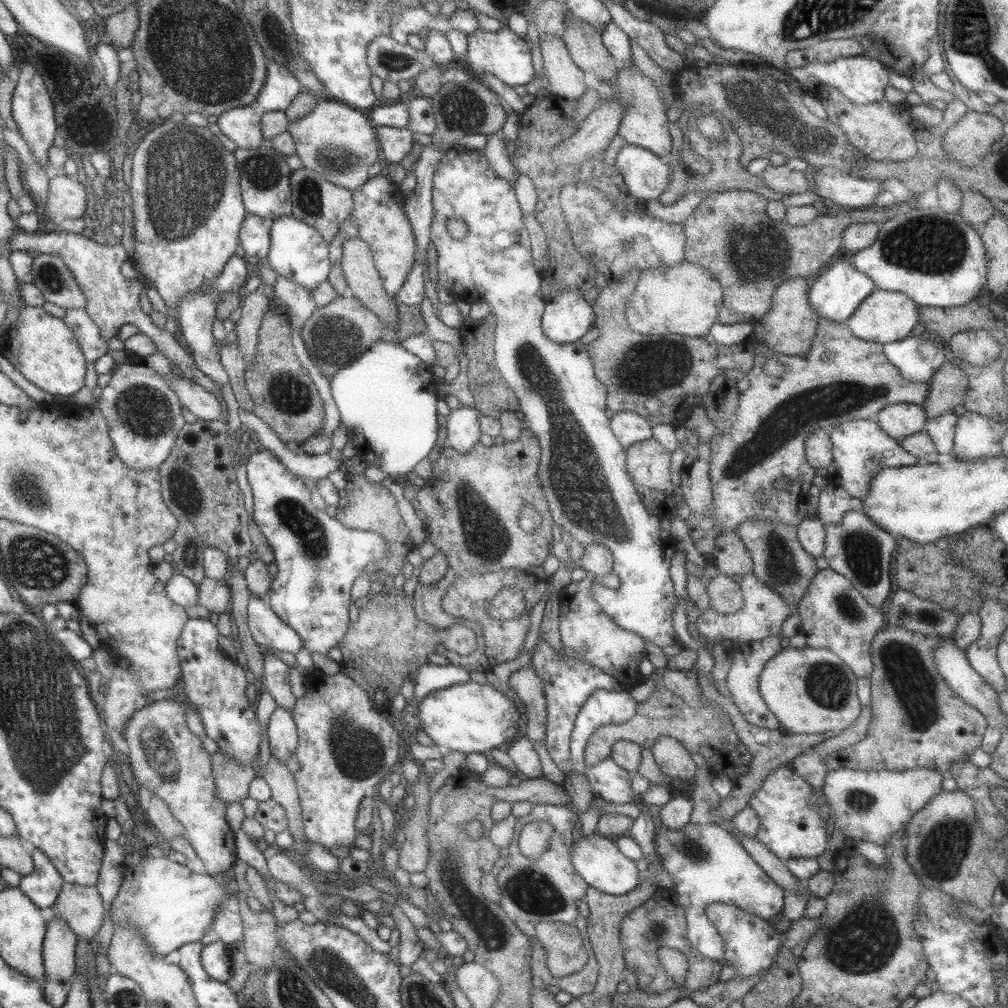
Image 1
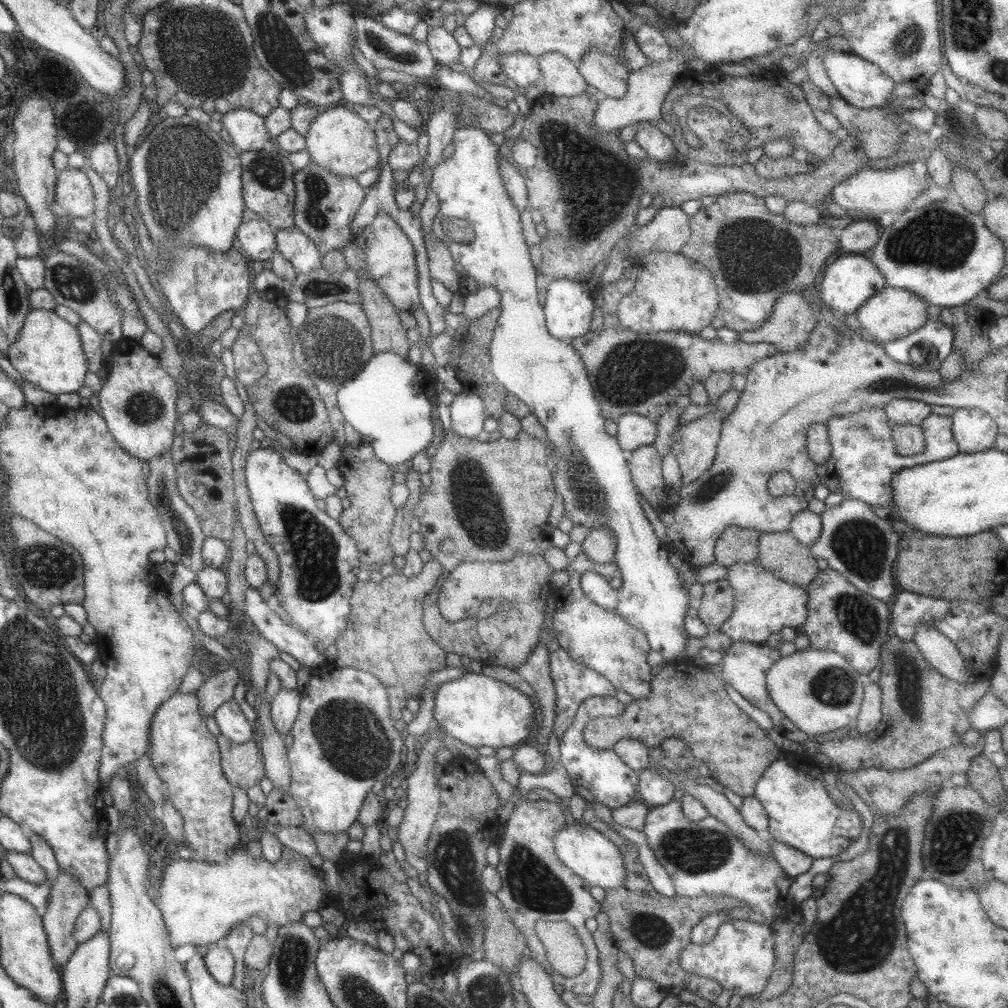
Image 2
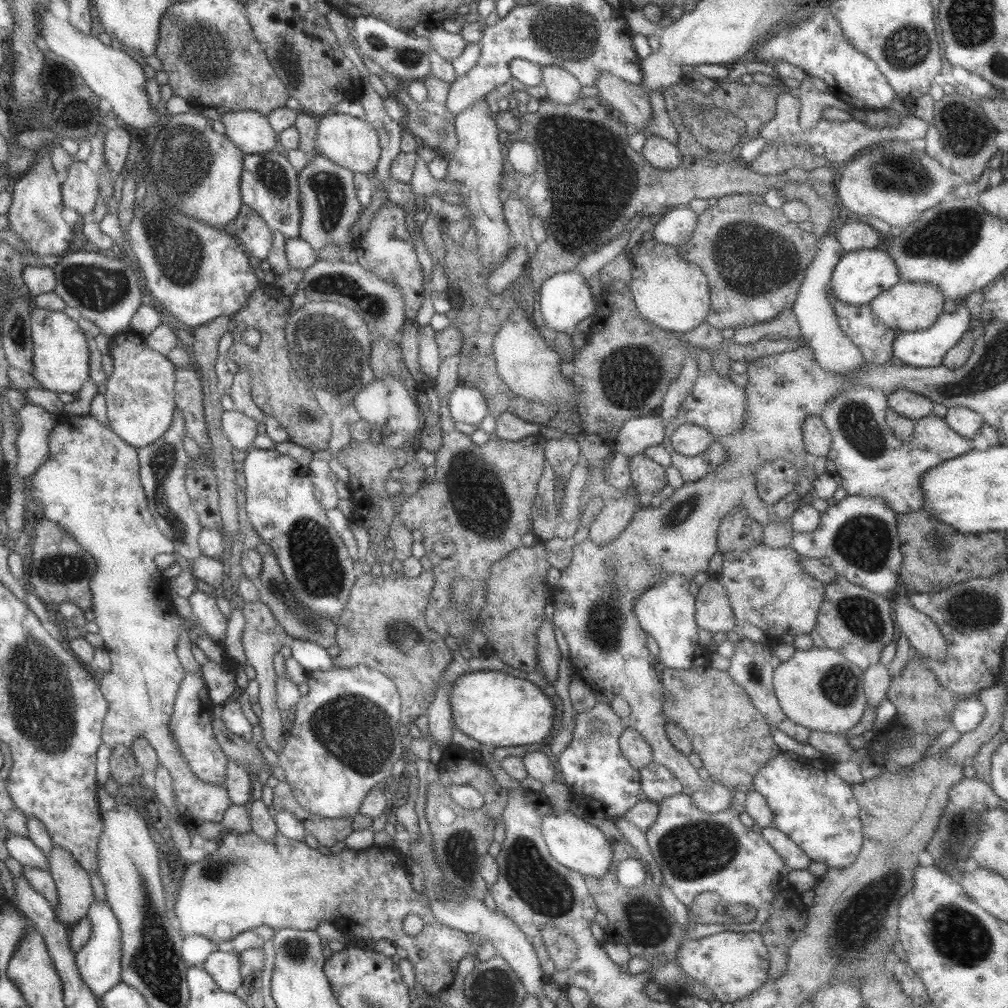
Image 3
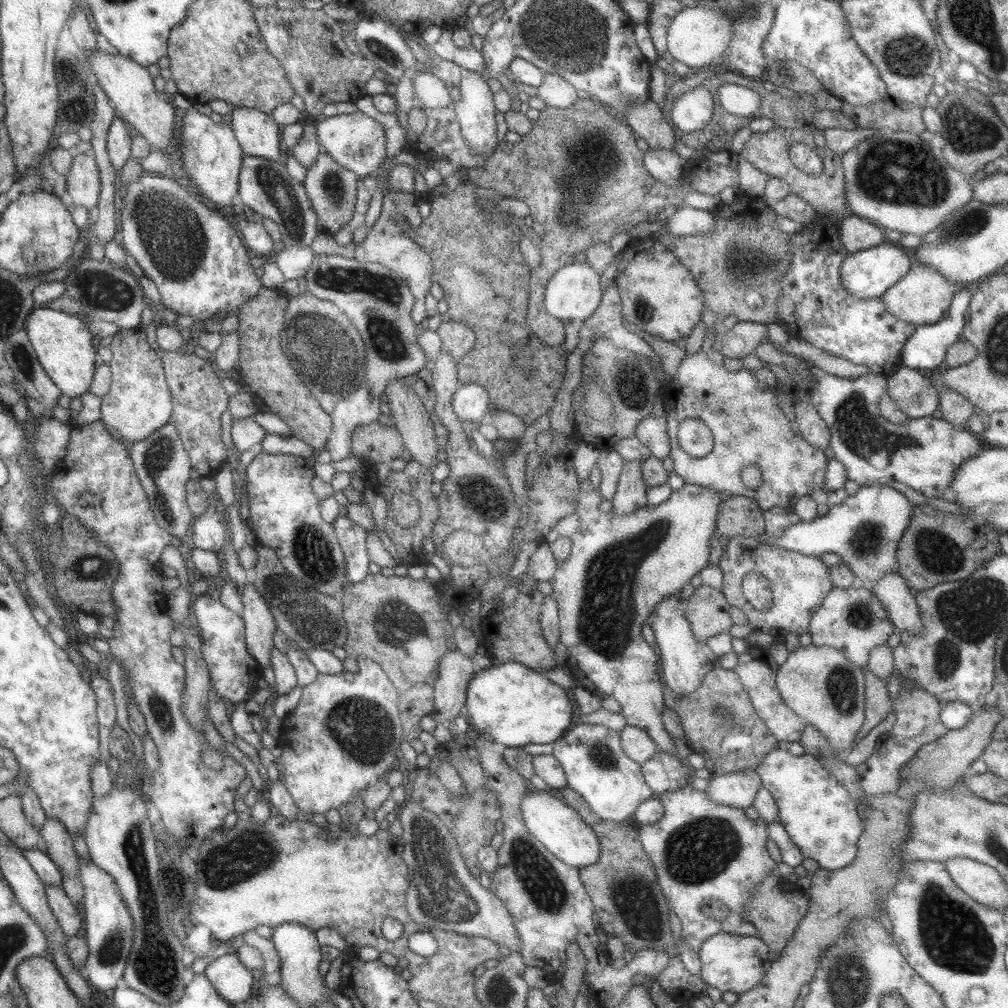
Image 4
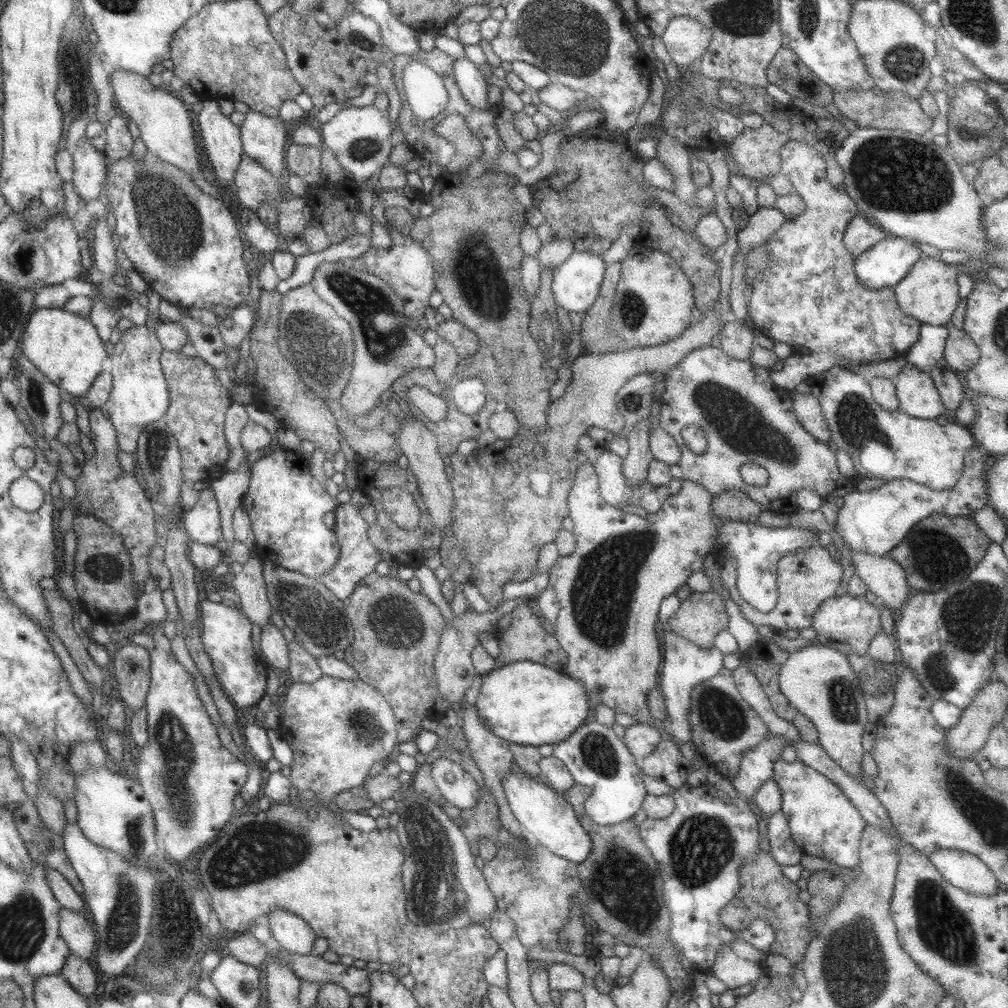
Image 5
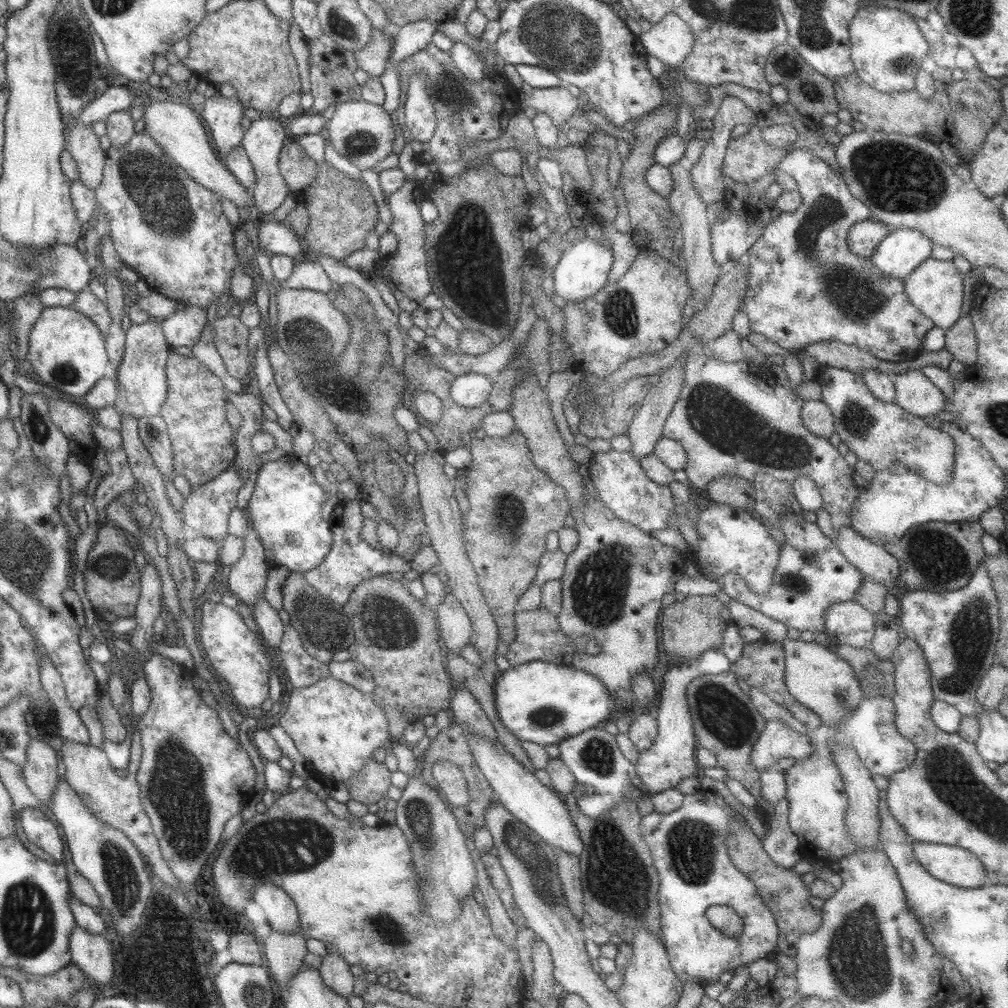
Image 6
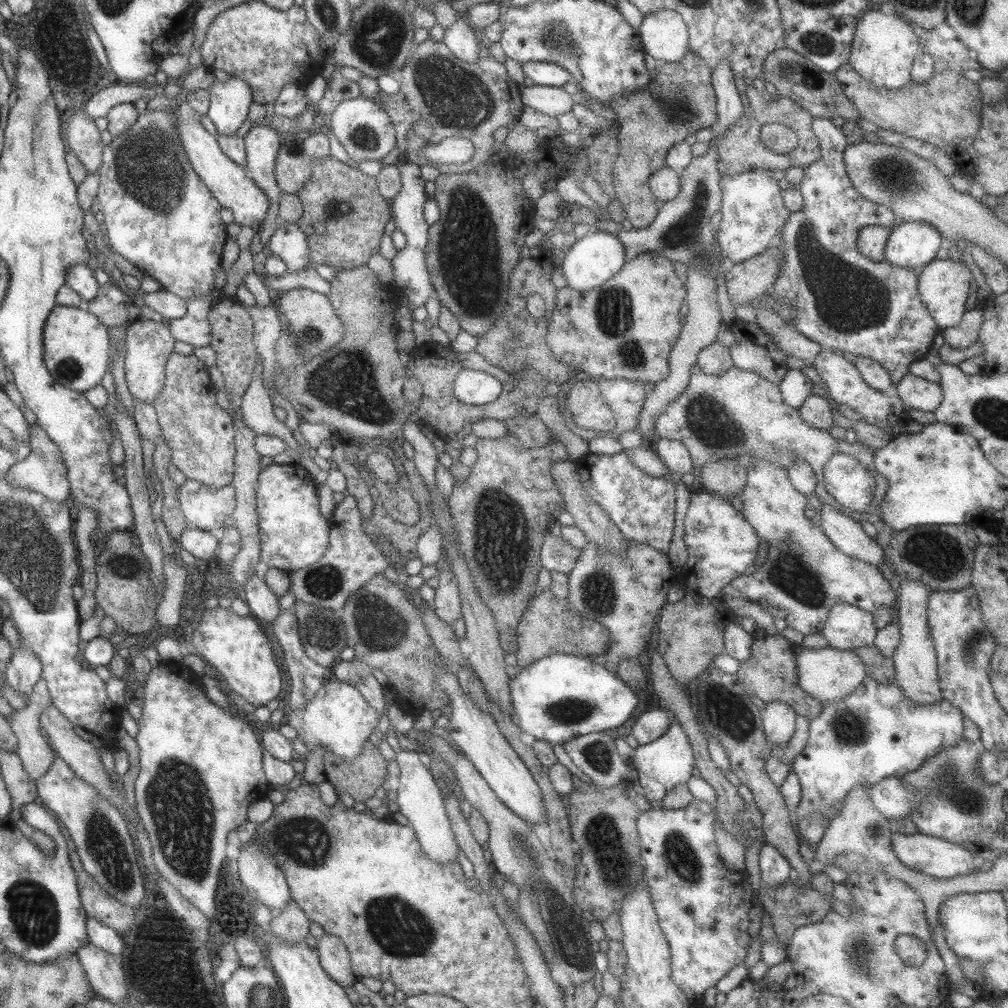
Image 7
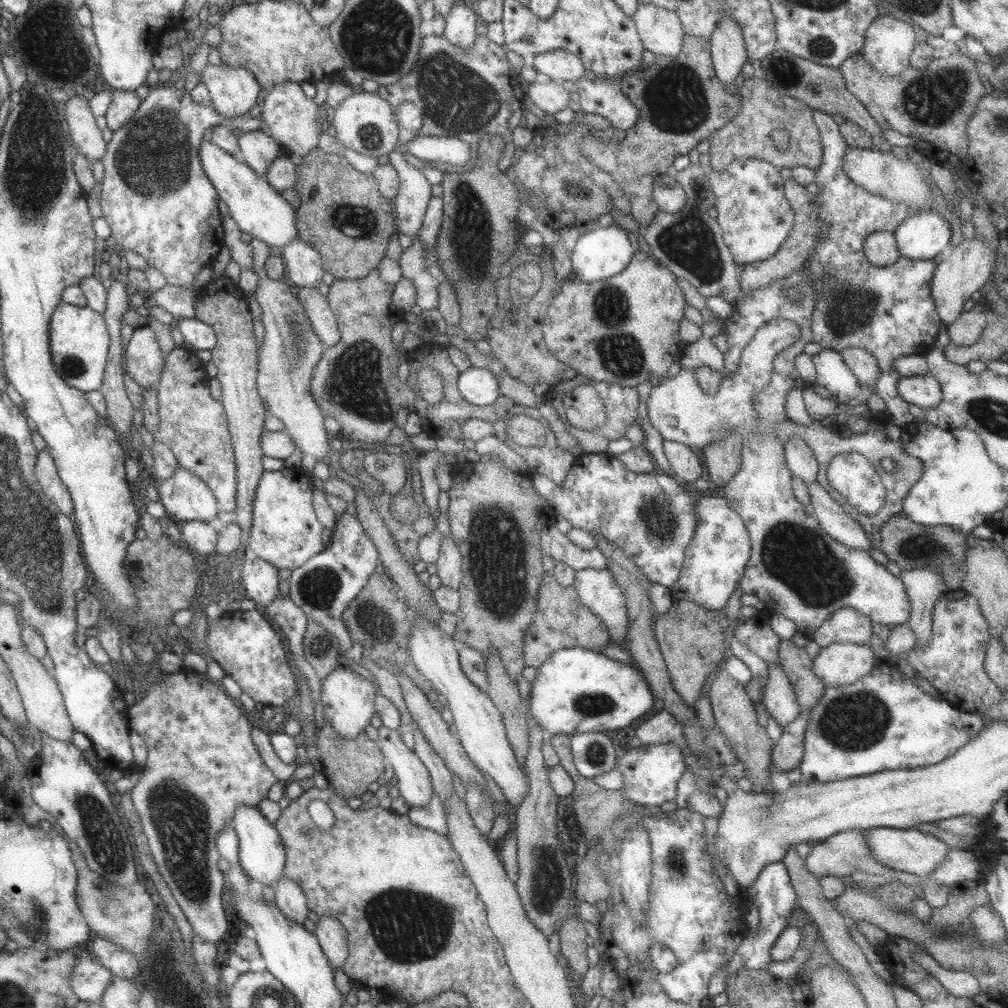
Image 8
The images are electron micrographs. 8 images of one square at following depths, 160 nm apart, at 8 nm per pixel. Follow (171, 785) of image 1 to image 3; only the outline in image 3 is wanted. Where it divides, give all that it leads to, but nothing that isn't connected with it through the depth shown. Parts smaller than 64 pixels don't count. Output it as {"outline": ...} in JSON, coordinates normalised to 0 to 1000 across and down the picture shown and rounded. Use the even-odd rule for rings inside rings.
{"outline":[[[199,664],[196,667],[184,667],[173,692],[167,721],[176,744],[192,771],[205,778],[221,779],[224,775],[225,752],[211,730],[209,706],[211,700],[200,674]]]}

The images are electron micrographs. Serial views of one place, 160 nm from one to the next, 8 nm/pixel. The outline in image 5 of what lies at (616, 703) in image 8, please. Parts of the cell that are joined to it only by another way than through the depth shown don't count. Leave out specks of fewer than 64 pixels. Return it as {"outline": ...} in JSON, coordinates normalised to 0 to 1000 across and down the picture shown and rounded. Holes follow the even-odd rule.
{"outline":[[[511,656],[491,660],[478,669],[470,697],[475,714],[491,730],[519,740],[551,738],[561,734],[582,712],[582,692],[577,677],[534,657]]]}

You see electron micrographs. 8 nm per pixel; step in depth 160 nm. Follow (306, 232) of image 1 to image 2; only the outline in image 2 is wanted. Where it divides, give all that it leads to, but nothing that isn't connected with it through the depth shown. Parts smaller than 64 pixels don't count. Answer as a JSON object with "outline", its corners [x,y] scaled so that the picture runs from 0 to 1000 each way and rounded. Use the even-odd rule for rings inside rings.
{"outline":[[[293,223],[272,228],[274,248],[289,261],[295,273],[319,266],[318,253],[313,241]]]}

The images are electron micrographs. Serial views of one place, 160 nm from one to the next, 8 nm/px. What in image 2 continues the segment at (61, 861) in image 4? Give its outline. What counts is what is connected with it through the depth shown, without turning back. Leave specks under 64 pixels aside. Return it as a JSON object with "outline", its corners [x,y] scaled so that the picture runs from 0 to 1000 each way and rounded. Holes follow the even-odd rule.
{"outline":[[[60,863],[57,872],[51,876],[46,904],[40,909],[42,911],[44,924],[46,925],[49,945],[51,945],[53,957],[56,958],[59,964],[61,964],[66,955],[66,951],[70,949],[70,946],[77,938],[77,935],[71,928],[73,915],[77,910],[77,905],[88,896],[88,893],[88,885],[86,885],[86,882],[82,882],[82,880],[78,878],[78,875],[72,872],[72,870]]]}

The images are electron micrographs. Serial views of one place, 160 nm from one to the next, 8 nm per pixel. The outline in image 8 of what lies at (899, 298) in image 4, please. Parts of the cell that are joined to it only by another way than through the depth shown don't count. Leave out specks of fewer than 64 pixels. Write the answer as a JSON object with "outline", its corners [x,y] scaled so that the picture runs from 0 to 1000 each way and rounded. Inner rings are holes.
{"outline":[[[968,232],[965,236],[955,238],[941,247],[926,267],[923,278],[923,293],[928,303],[929,311],[935,321],[941,322],[954,311],[955,301],[967,290],[973,288],[975,281],[981,276],[981,270],[986,268],[987,248],[983,248]]]}

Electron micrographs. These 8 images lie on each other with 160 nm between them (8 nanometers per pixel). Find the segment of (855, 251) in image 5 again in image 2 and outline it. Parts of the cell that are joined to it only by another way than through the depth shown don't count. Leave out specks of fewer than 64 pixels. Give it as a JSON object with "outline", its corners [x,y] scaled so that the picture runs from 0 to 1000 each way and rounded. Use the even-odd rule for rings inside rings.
{"outline":[[[854,214],[830,230],[832,248],[838,248],[835,251],[861,251],[872,234],[868,218]]]}

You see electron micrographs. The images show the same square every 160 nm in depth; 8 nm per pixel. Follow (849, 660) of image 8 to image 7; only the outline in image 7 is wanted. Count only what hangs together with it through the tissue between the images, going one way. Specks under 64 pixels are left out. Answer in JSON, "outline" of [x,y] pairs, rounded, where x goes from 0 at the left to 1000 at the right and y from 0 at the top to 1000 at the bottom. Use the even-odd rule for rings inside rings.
{"outline":[[[796,639],[786,641],[788,643],[788,652],[790,657],[790,675],[794,684],[805,692],[812,694],[815,700],[824,694],[832,694],[838,689],[848,685],[859,672],[857,661],[854,655],[849,652],[847,647],[842,645],[832,645],[824,642],[807,644],[799,642]]]}

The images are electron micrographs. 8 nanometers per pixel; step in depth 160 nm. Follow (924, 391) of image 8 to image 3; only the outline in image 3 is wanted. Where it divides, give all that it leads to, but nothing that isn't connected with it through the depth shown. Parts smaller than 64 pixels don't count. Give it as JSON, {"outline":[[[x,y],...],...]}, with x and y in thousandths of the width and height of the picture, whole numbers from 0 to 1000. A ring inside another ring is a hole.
{"outline":[[[894,385],[879,393],[879,404],[881,407],[909,418],[921,413],[926,406],[927,400],[924,397],[914,394],[902,387]]]}

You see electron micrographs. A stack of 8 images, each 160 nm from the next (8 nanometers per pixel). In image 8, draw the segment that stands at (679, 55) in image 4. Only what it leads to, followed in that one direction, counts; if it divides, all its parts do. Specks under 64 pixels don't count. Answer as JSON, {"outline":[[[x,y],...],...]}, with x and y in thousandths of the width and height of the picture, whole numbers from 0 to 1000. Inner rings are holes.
{"outline":[[[634,3],[626,18],[640,50],[666,58],[678,50],[680,34],[671,12]]]}

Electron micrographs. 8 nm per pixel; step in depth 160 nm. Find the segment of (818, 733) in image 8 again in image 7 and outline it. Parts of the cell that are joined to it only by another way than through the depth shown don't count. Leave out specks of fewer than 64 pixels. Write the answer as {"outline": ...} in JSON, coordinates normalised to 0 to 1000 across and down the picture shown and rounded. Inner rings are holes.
{"outline":[[[858,672],[855,678],[842,688],[838,689],[832,694],[824,694],[816,698],[813,707],[807,713],[803,715],[802,718],[802,733],[799,740],[789,749],[786,754],[787,768],[791,770],[794,778],[794,790],[793,796],[787,803],[787,817],[792,826],[792,830],[796,835],[802,836],[804,839],[809,839],[813,834],[814,834],[814,827],[820,822],[822,815],[825,812],[822,810],[828,809],[830,805],[831,798],[837,794],[841,785],[843,785],[847,780],[854,779],[856,777],[862,779],[866,776],[872,776],[876,772],[881,770],[894,770],[909,763],[920,751],[927,749],[934,741],[942,741],[944,738],[950,737],[951,733],[955,733],[955,720],[953,719],[954,708],[950,702],[943,700],[942,696],[934,693],[933,695],[924,698],[910,698],[909,696],[904,696],[897,690],[897,688],[892,685],[892,682],[887,678],[882,679],[872,679],[869,678],[864,672]]]}

